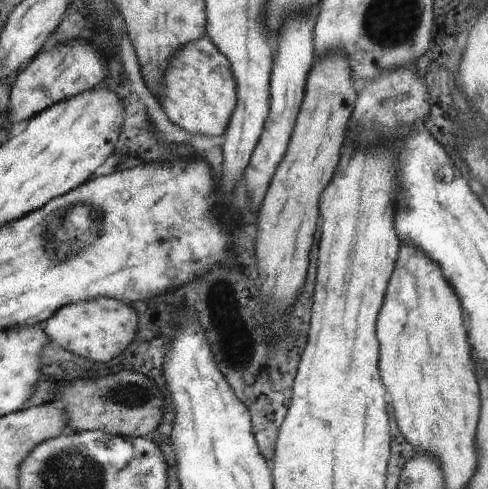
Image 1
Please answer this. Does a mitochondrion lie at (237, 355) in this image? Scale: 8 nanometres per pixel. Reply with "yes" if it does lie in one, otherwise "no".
yes

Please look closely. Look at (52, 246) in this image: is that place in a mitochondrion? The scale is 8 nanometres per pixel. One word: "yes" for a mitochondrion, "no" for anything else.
yes

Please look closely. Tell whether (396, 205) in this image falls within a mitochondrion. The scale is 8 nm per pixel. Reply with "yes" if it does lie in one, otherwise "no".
no

